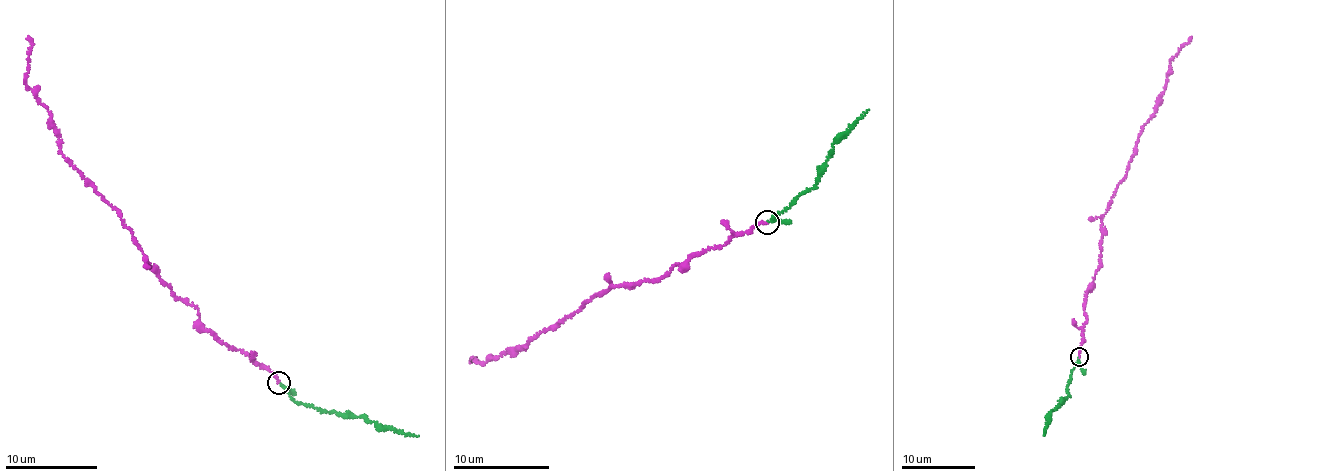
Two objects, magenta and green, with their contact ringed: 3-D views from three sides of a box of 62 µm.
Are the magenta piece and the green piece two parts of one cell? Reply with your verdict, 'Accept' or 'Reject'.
Accept

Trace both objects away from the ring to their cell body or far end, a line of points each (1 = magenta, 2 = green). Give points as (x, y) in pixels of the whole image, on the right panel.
1: (1080, 357), (1102, 216), (1126, 175), (1178, 48), (1191, 36)
2: (1078, 357), (1067, 396), (1050, 411), (1044, 436)

